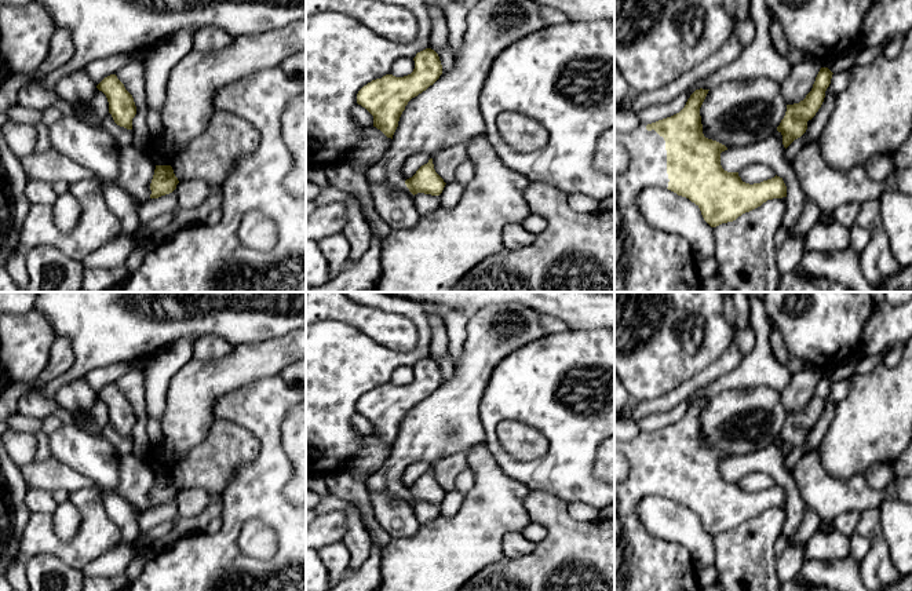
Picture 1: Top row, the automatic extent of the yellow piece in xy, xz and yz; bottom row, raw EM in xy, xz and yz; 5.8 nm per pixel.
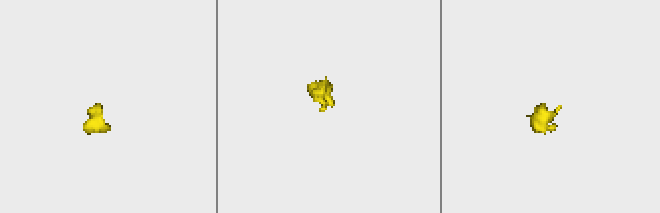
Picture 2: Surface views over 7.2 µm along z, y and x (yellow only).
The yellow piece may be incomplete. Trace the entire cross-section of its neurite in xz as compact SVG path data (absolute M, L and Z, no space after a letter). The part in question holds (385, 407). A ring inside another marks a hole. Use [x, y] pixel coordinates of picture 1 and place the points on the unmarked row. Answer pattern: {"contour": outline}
{"contour": "M431 357L417 361L413 369L415 377L411 383L404 386L386 383L372 388L357 402L357 412L373 424L373 435L391 448L408 411L442 383L439 365Z"}

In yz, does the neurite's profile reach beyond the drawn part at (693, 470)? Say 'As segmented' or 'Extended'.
Extended

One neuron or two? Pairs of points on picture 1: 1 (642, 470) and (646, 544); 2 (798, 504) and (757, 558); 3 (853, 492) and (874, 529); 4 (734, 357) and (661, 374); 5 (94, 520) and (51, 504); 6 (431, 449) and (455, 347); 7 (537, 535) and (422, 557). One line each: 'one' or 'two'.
1: one
2: two
3: two
4: two
5: two
6: two
7: two

